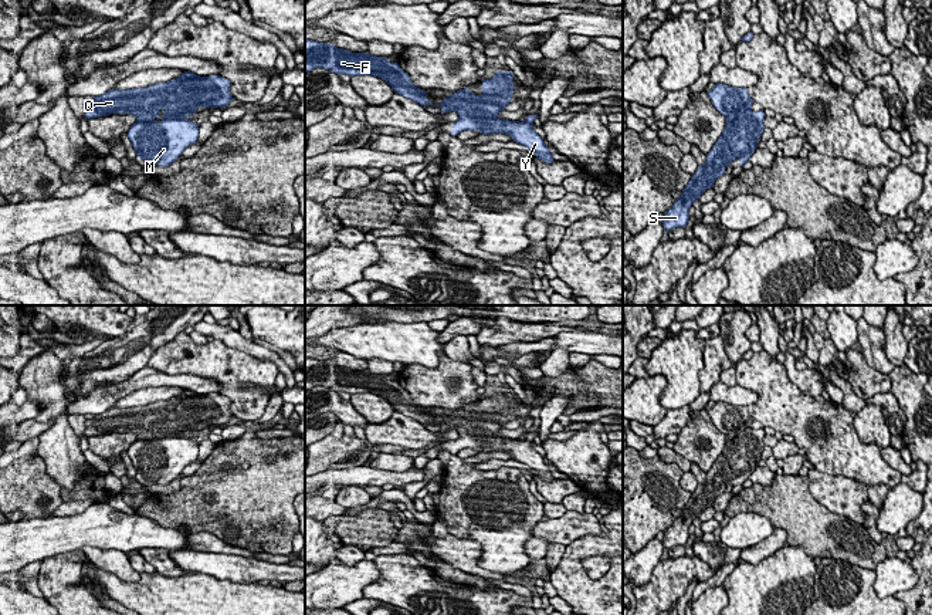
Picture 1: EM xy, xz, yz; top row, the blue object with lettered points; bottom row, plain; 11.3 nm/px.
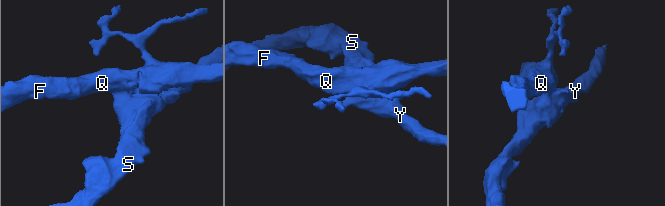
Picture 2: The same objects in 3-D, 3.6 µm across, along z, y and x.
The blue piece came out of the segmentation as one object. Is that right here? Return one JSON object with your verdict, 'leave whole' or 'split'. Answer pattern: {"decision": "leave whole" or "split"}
{"decision": "split"}

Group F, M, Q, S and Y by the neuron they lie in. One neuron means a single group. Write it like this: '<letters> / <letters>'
F Q / M S Y

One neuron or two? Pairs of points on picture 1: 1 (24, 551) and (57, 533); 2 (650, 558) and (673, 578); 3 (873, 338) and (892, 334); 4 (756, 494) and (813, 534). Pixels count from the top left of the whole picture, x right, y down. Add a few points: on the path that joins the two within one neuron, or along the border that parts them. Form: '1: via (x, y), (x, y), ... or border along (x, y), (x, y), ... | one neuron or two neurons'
1: via (33, 543), (37, 539), (48, 537) | one neuron
2: border along (660, 561), (651, 577), (637, 587) | two neurons
3: border along (881, 328), (885, 343) | two neurons
4: via (770, 502), (782, 503), (799, 520) | one neuron

